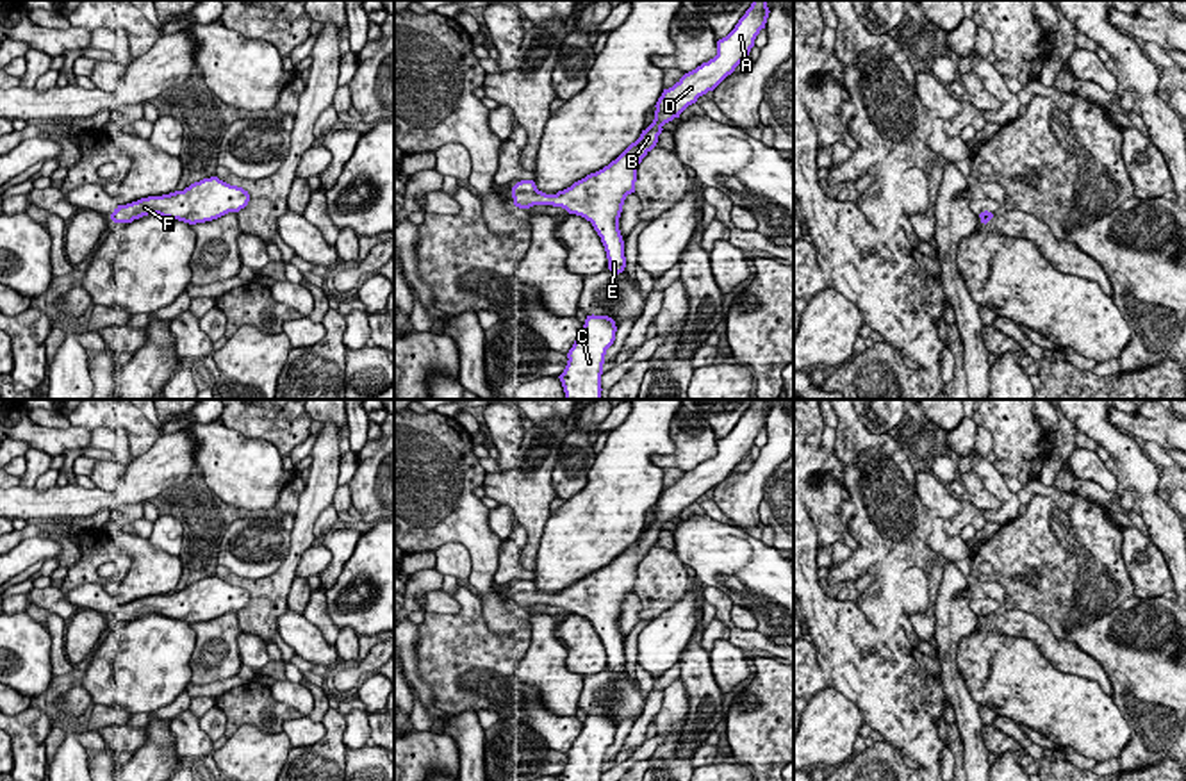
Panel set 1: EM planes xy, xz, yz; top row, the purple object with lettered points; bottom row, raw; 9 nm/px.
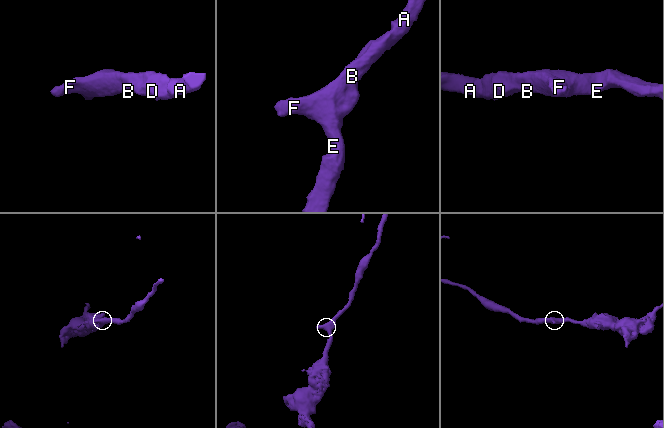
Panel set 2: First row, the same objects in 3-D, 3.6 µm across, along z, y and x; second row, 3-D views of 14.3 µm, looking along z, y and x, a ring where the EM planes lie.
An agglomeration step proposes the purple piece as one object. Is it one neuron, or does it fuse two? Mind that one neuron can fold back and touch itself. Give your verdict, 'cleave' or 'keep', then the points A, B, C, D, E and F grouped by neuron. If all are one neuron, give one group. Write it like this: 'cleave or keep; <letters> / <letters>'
keep; A B C D E F

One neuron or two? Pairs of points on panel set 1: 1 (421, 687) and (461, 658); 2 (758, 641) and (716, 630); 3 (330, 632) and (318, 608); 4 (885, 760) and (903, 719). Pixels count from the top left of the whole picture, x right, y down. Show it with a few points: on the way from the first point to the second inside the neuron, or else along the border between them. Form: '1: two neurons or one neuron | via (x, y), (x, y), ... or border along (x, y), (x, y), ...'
1: two neurons | border along (416, 642), (418, 674), (448, 714)
2: two neurons | border along (716, 617), (728, 628), (730, 639)
3: one neuron | via (327, 626), (318, 614)
4: two neurons | border along (883, 739), (903, 755)

